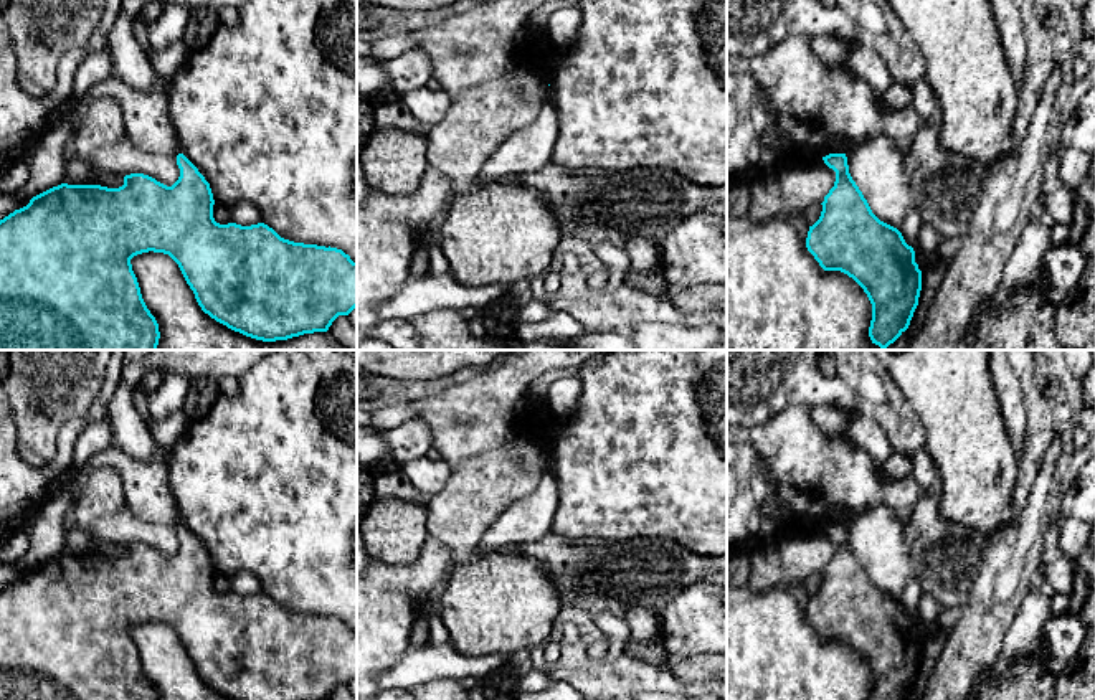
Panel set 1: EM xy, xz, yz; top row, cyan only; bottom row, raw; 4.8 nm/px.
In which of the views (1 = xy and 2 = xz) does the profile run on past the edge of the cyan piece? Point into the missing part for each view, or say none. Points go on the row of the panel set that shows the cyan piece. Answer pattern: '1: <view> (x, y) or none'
1: none
2: none

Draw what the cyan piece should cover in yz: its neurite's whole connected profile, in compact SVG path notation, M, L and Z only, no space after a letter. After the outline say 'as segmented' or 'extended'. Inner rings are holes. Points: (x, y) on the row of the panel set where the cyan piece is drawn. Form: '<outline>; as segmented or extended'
M829 154L824 163L836 172L834 187L824 196L819 220L809 226L806 248L824 271L841 271L852 277L872 304L869 337L887 348L910 325L922 291L922 271L915 251L902 233L880 221L849 173L846 154Z; as segmented

